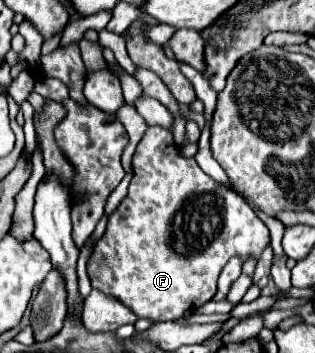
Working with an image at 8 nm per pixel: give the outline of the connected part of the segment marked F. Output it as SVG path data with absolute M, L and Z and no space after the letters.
M162 126L148 128L134 152L132 168L134 176L128 194L108 218L106 232L88 260L90 284L120 300L138 318L152 322L178 320L186 310L196 310L214 298L218 276L232 256L238 254L246 260L248 254L254 254L260 258L262 250L270 244L270 232L234 190L214 182L194 158L184 158L180 148L164 138Z

